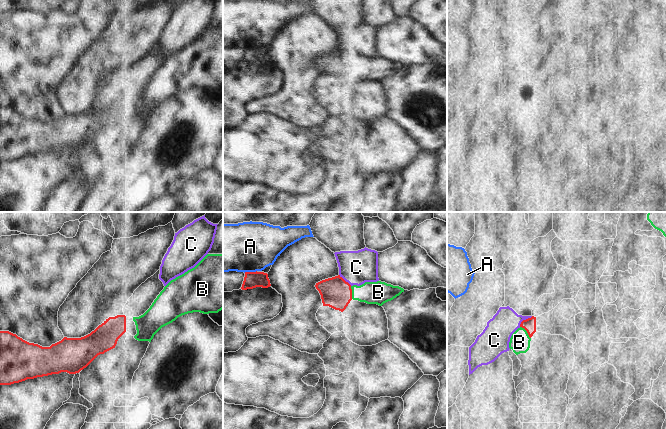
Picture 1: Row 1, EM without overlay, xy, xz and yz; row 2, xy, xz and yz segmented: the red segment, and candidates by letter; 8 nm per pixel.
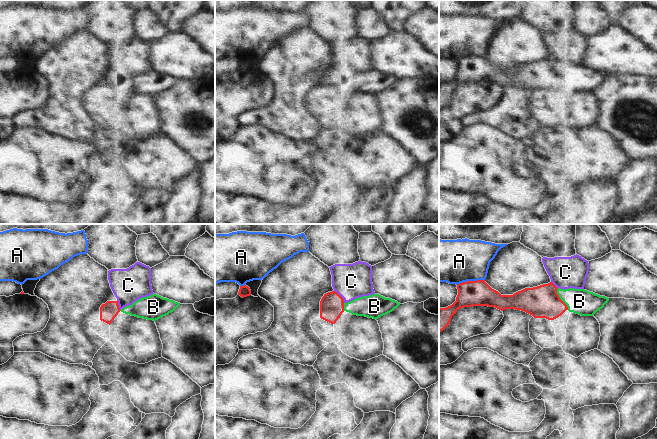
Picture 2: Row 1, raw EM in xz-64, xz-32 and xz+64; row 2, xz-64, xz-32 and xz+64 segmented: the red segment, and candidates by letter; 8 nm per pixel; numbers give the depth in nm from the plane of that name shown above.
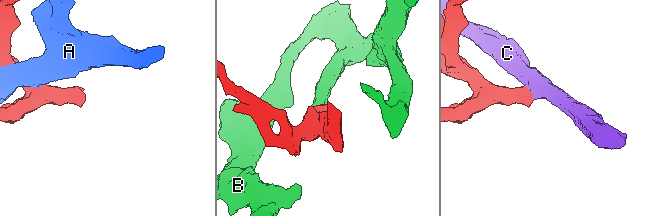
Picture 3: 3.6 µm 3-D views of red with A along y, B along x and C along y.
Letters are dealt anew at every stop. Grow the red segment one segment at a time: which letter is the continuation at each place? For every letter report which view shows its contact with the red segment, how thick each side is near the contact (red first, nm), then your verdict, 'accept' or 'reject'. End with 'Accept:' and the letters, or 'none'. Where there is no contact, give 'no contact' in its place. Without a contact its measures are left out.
A: xz | 130/380 nm | reject
B: yz | 100/160 nm | accept
C: yz | 100/220 nm | reject
Accept: B

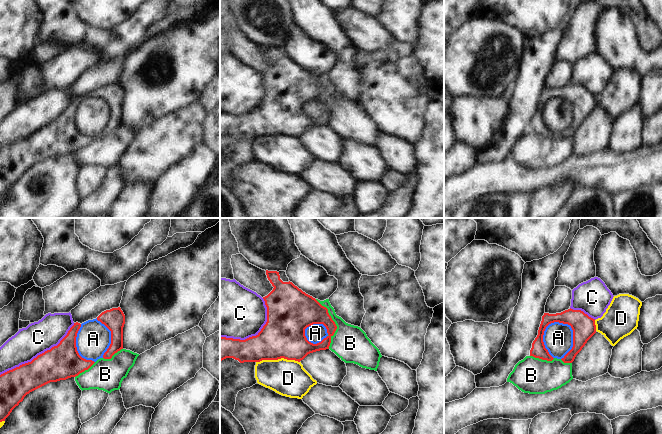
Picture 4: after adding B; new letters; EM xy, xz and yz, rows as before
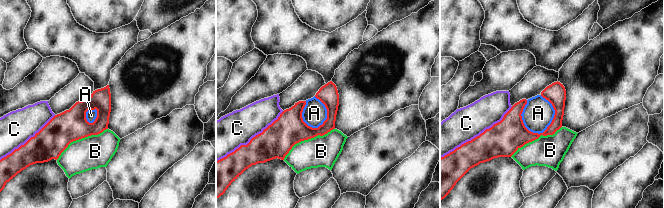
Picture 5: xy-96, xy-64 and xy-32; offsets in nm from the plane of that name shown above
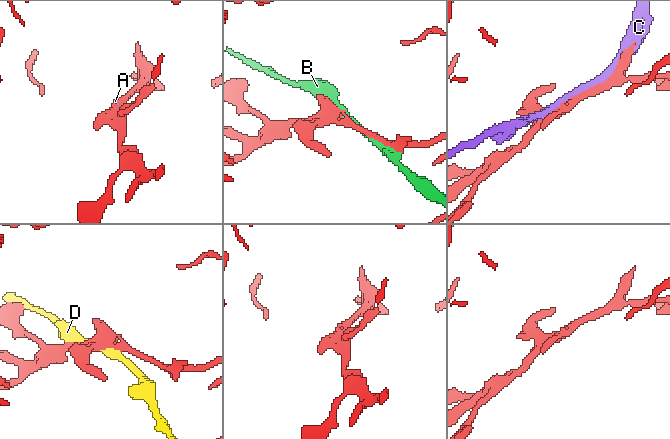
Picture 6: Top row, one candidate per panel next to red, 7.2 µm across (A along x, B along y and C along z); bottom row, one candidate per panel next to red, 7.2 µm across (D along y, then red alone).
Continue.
A: yz | 190/240 nm | accept
B: xz | 240/280 nm | reject
C: xy | 280/260 nm | reject
D: xz | 360/300 nm | reject
Accept: A

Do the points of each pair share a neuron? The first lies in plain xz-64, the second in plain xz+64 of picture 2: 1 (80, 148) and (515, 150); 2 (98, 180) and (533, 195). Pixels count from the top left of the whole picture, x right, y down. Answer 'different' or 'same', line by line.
1: same
2: different

